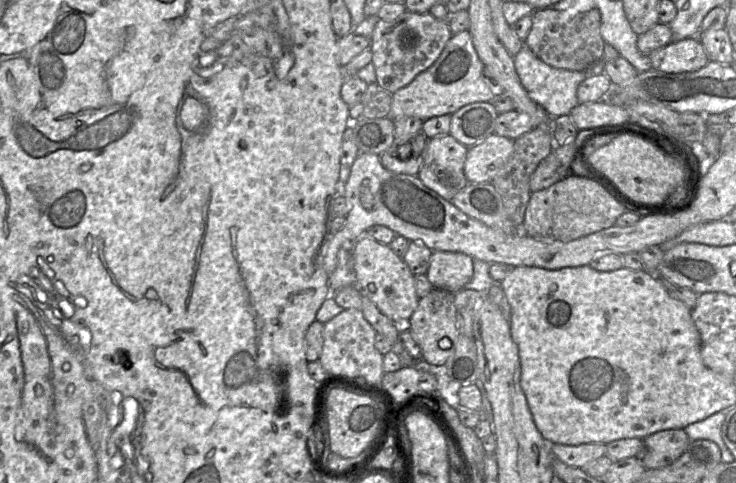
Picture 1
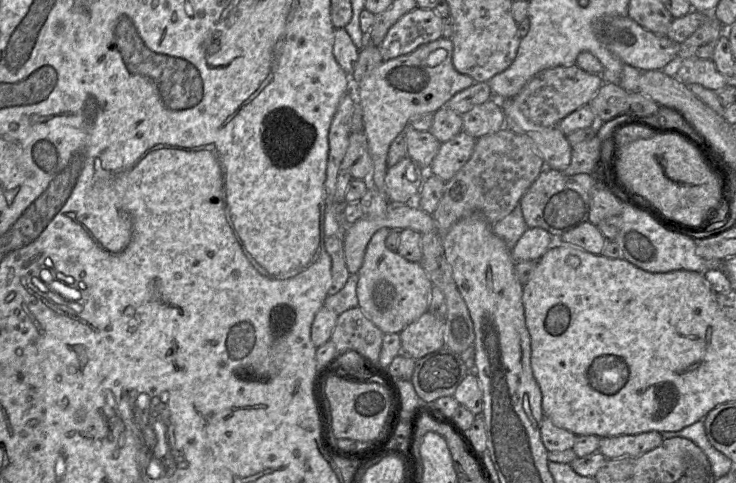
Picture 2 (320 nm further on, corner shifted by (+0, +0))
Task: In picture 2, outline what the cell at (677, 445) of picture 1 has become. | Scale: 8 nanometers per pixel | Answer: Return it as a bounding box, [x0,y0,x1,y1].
[598,431,664,459]

